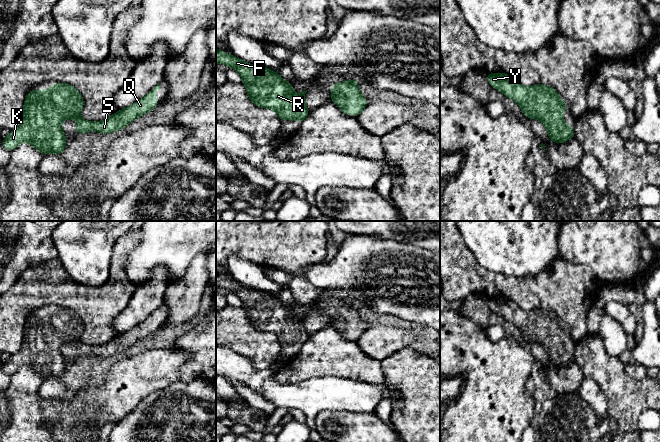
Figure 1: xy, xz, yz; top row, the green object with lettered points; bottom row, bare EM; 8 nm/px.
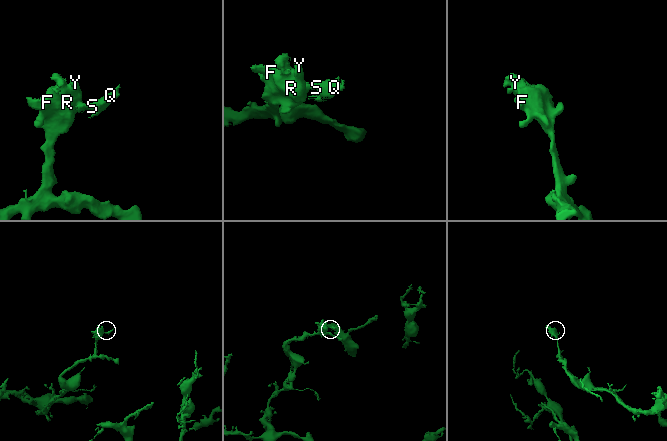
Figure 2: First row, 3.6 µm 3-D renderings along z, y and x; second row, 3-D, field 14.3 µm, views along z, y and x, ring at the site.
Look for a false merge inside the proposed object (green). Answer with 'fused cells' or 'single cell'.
fused cells

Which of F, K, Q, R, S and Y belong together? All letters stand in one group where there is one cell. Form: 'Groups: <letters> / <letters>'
Groups: F K R Y / Q S

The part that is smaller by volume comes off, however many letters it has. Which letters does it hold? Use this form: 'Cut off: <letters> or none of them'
Cut off: Q, S

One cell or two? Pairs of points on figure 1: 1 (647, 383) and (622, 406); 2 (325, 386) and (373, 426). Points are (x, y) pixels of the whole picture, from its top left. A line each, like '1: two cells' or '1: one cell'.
1: one cell
2: two cells

